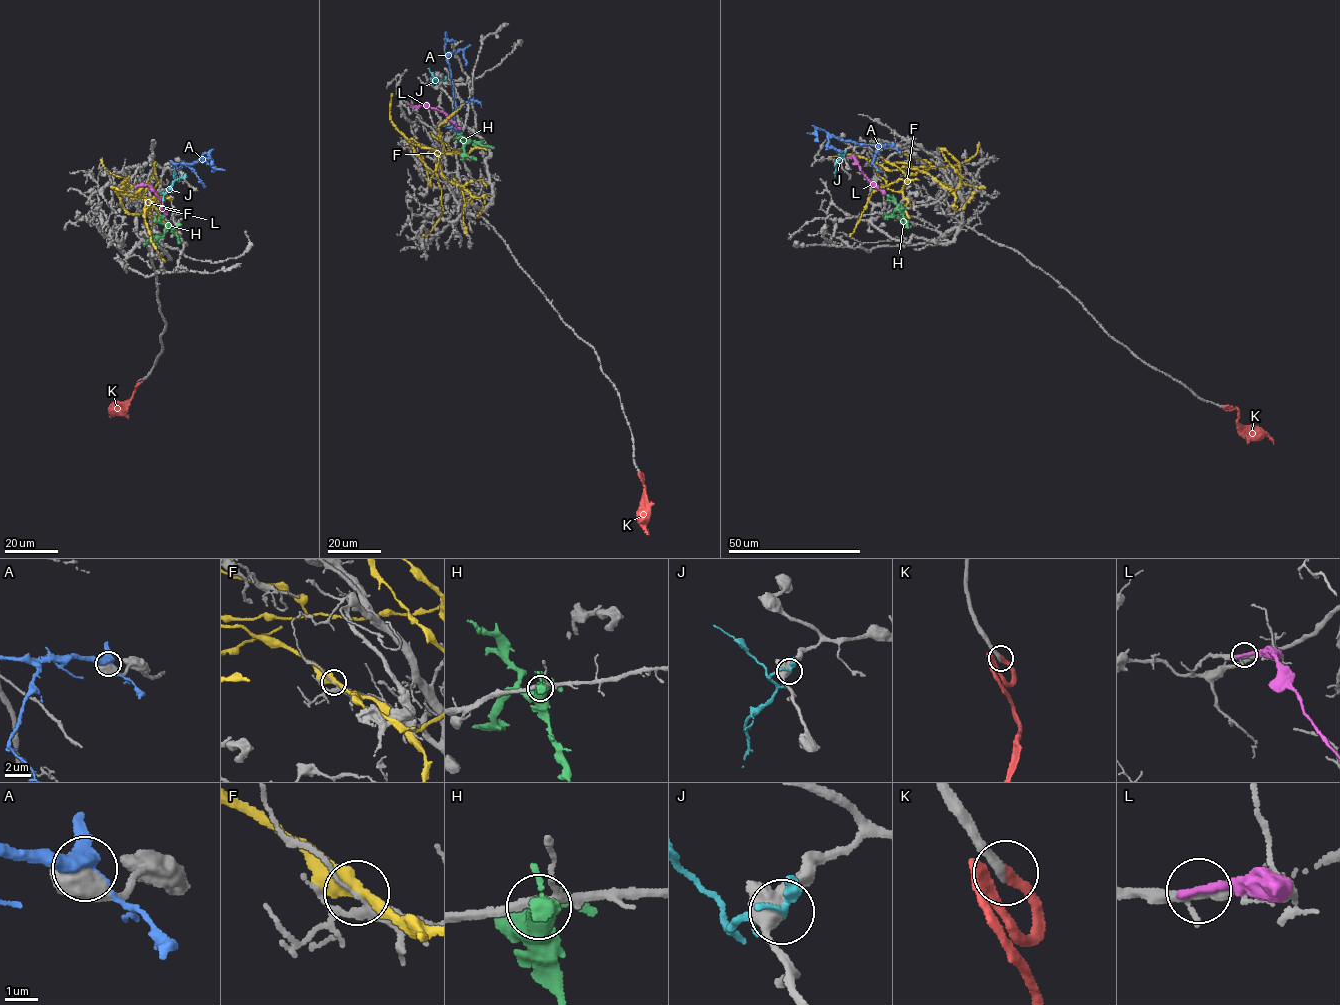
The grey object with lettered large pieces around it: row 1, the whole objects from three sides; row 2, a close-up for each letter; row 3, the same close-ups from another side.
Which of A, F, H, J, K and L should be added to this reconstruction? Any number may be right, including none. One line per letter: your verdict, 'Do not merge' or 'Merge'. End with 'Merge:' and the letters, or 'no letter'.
A: Do not merge
F: Do not merge
H: Do not merge
J: Do not merge
K: Merge
L: Do not merge
Merge: K

